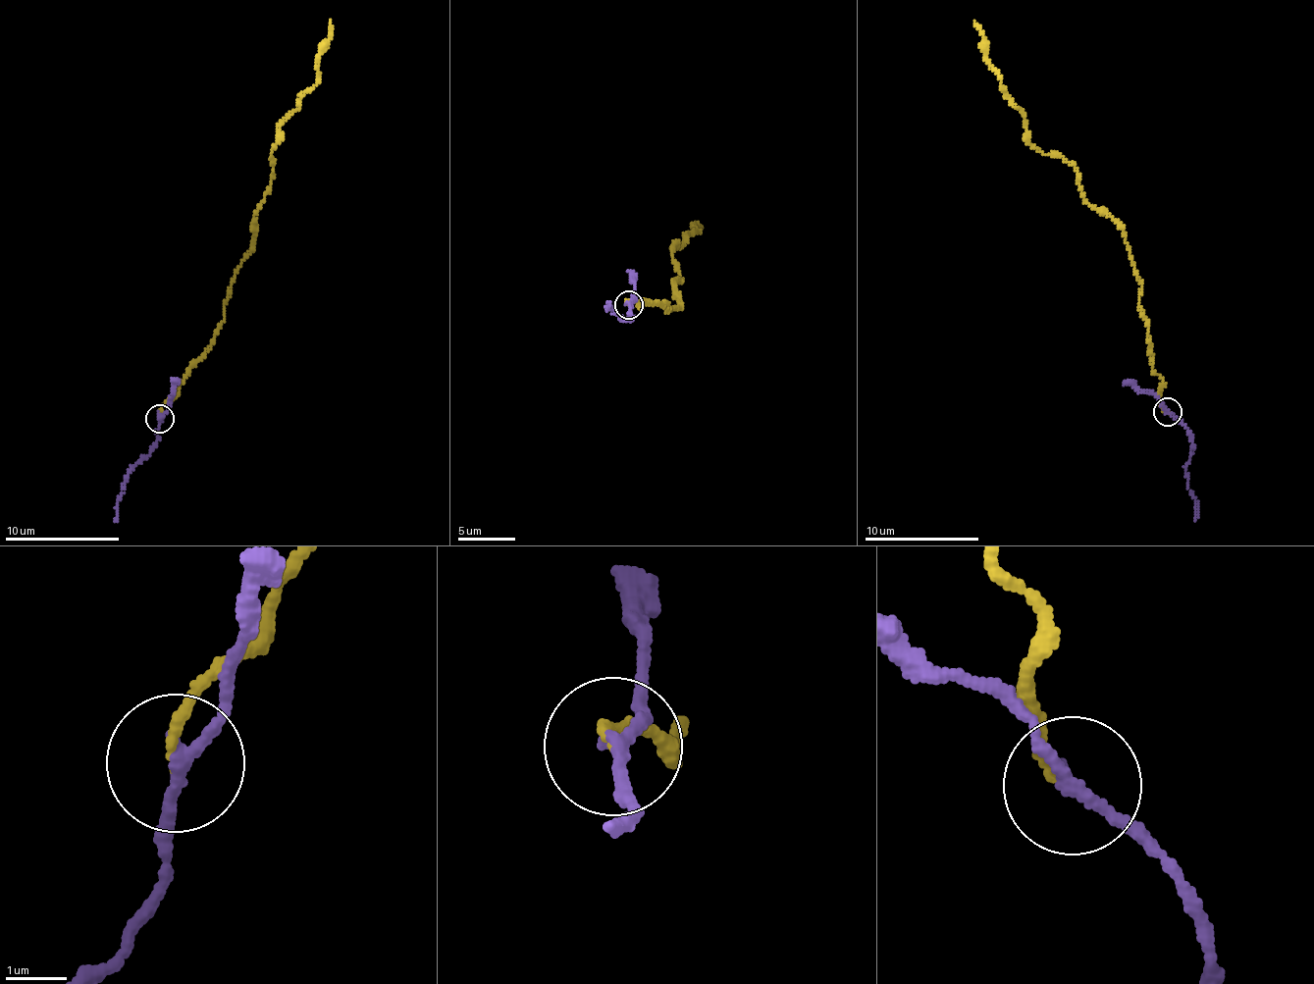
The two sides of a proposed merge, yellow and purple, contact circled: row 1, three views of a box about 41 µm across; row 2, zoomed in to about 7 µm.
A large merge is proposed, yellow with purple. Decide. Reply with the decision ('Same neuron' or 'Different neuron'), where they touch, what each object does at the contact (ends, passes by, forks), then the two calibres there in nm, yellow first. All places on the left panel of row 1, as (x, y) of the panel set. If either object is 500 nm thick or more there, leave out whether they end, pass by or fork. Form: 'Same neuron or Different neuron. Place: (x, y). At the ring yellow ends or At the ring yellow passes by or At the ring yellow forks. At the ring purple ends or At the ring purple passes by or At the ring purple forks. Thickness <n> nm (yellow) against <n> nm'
Different neuron. Place: (160, 418). At the ring yellow ends. At the ring purple passes by. Thickness 130 nm (yellow) against 200 nm

